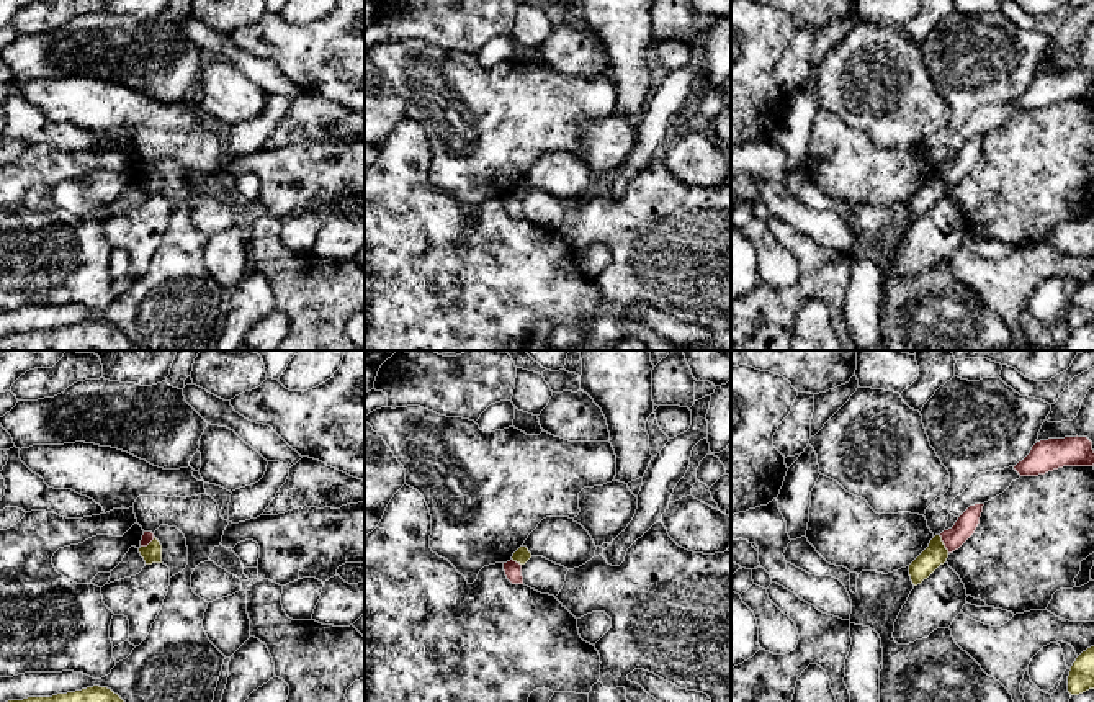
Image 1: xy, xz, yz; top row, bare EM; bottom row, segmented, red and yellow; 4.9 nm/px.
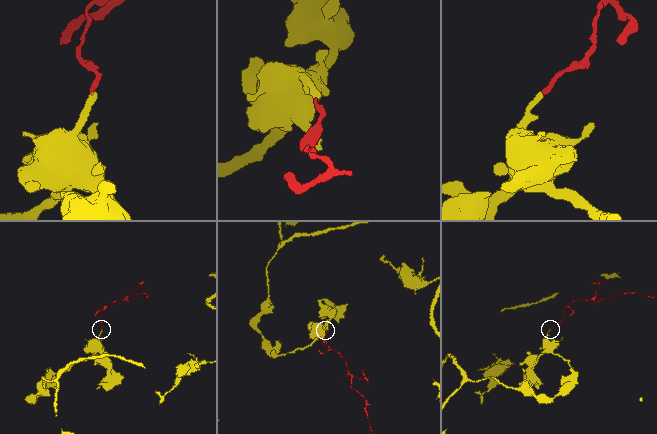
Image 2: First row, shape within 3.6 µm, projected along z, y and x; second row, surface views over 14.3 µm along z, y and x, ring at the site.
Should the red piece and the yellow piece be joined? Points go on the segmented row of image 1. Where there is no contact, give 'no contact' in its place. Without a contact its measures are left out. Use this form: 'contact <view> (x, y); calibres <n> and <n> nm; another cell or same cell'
contact yz (944, 544); calibres 100 and 110 nm; same cell

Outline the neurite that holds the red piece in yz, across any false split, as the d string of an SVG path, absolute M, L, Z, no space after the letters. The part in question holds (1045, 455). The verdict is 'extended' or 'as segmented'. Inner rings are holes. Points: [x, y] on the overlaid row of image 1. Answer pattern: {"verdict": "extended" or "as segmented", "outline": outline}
{"verdict": "as segmented", "outline": "M1078 435L1040 440L1014 470L1020 476L1038 476L1063 466L1094 466L1092 442Z"}

